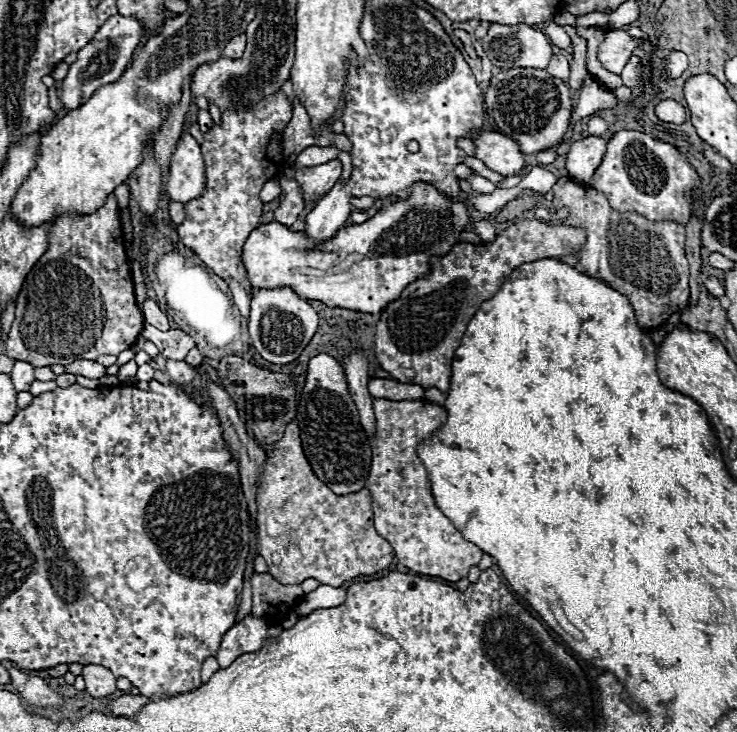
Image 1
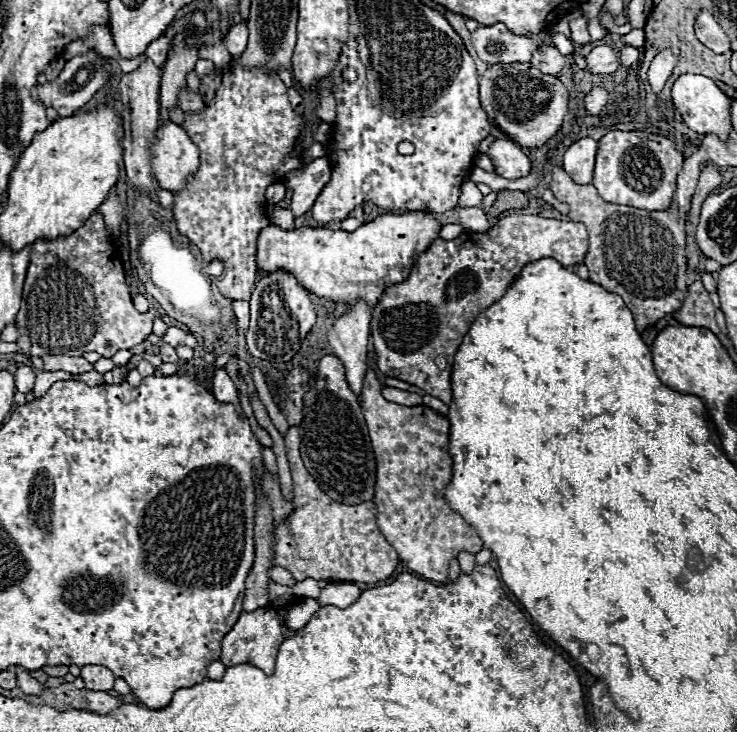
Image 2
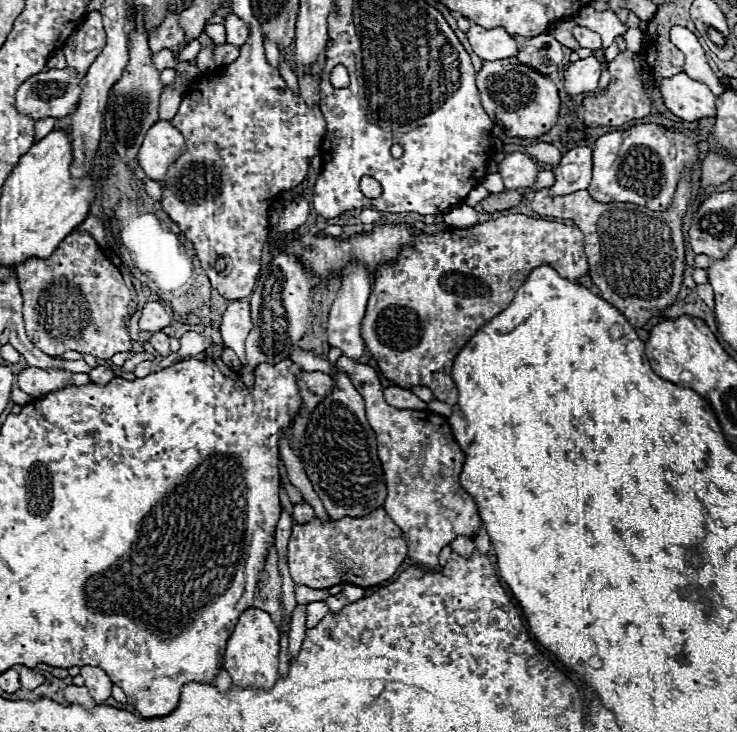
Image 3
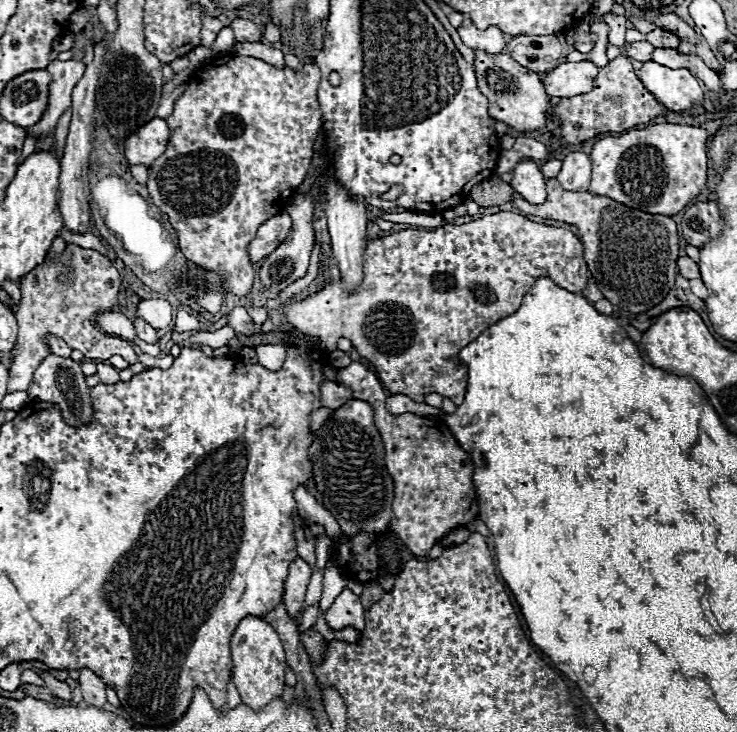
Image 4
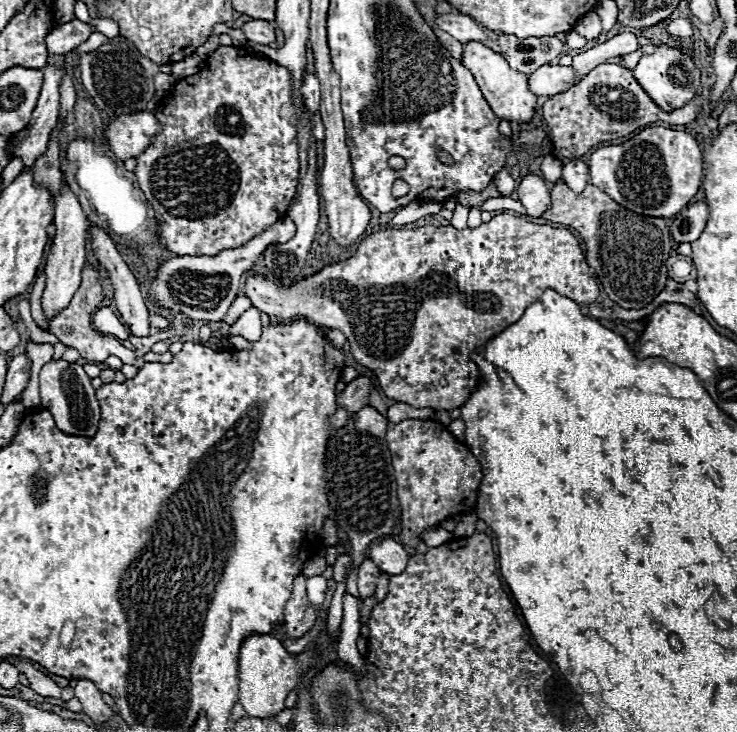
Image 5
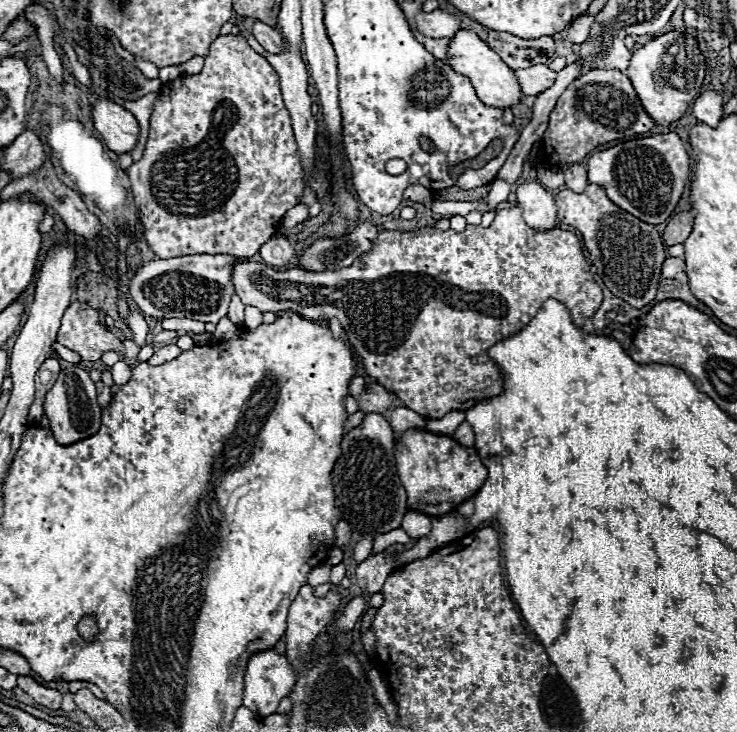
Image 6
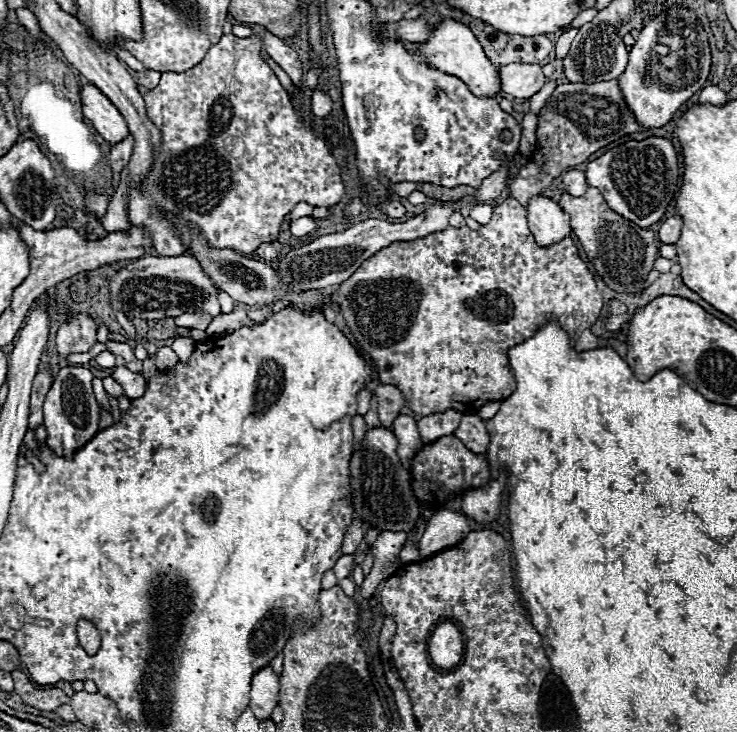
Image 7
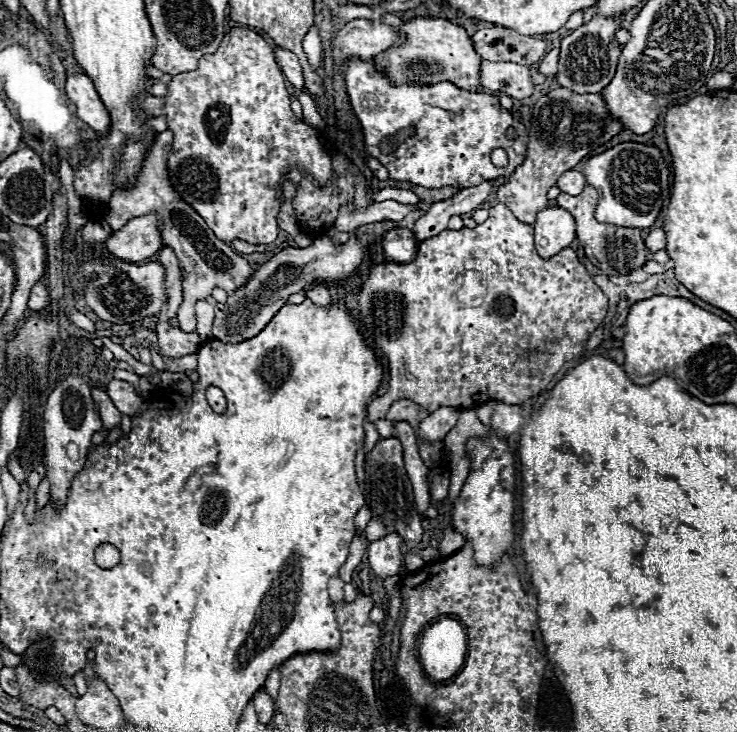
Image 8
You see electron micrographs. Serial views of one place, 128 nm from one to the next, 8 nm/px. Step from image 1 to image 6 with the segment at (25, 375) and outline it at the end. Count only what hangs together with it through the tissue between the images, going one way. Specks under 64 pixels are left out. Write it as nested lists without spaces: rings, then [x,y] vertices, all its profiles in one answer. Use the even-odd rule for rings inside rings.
[[[78,366],[64,368],[60,372],[56,384],[46,394],[44,412],[50,420],[50,430],[56,438],[56,442],[62,446],[94,436],[100,428],[100,406],[96,402],[96,388],[94,388],[94,382],[90,380],[88,372]]]

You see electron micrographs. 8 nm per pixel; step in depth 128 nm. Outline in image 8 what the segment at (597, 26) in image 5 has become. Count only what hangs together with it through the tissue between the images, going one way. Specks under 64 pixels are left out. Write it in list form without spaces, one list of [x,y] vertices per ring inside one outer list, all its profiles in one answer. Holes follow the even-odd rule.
[[[552,48],[550,52],[546,52],[546,56],[538,62],[538,68],[536,68],[536,72],[540,72],[540,74],[544,74],[546,78],[550,78],[550,76],[554,76],[556,74],[556,64],[558,64],[558,48]]]

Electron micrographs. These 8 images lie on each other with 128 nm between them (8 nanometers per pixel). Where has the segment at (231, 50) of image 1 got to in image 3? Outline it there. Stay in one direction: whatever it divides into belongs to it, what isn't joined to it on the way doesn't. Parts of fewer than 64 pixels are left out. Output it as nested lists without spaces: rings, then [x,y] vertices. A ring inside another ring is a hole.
[[[230,14],[224,22],[226,26],[226,36],[228,36],[228,44],[234,46],[242,46],[248,40],[248,26],[234,14]]]

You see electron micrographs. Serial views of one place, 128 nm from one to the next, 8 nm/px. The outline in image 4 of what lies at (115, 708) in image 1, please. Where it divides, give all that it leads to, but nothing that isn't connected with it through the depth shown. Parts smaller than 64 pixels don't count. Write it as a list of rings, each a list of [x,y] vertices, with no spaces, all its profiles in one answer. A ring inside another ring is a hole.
[[[48,672],[40,674],[40,678],[44,680],[44,686],[46,686],[54,696],[58,696],[58,698],[62,698],[62,700],[72,700],[72,690],[68,688],[66,682],[58,682],[58,680],[56,680],[54,676],[50,676]]]

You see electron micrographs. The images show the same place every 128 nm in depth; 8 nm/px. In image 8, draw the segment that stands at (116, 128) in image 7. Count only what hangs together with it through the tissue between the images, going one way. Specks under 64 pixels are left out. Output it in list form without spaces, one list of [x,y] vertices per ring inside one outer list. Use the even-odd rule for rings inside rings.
[[[70,74],[66,80],[66,96],[76,106],[76,116],[94,132],[104,134],[110,128],[110,116],[100,102],[92,80],[86,74]]]

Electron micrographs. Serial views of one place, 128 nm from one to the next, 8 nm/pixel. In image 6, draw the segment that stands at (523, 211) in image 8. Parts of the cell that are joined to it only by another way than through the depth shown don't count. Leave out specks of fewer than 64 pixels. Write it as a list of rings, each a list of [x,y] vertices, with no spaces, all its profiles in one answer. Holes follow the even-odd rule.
[[[590,70],[574,80],[558,98],[550,112],[548,130],[542,136],[546,166],[566,166],[580,162],[596,146],[618,140],[630,134],[644,134],[654,126],[654,120],[644,112],[630,80],[618,70]]]

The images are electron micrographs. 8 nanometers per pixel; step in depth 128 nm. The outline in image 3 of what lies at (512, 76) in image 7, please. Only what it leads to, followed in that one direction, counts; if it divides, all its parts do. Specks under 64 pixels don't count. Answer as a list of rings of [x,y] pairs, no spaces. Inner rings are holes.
[[[594,56],[572,62],[562,74],[562,88],[566,96],[578,96],[584,92],[594,92],[600,80],[600,62]]]

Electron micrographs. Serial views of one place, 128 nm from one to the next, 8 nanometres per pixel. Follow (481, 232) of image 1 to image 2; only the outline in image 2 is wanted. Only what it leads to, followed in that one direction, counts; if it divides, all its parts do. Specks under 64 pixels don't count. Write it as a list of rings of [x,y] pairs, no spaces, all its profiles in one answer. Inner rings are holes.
[[[460,208],[458,212],[458,220],[460,226],[464,230],[472,230],[472,232],[486,232],[490,228],[486,214],[480,208]]]

